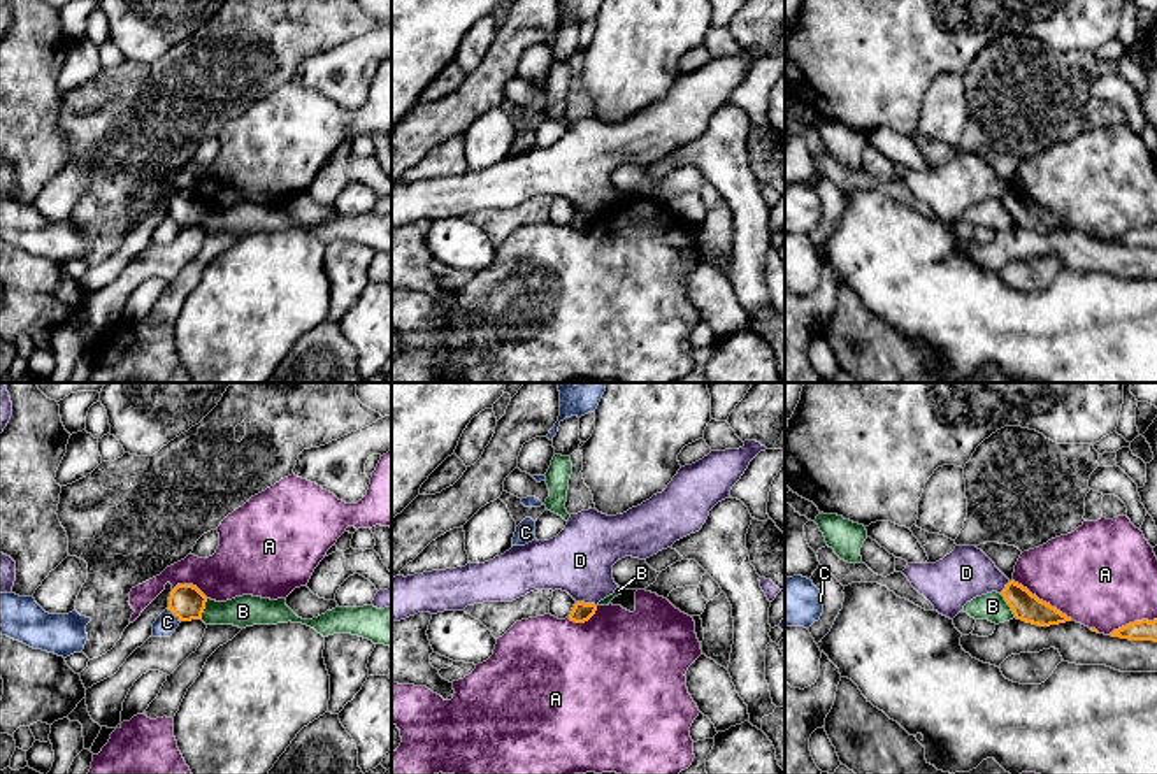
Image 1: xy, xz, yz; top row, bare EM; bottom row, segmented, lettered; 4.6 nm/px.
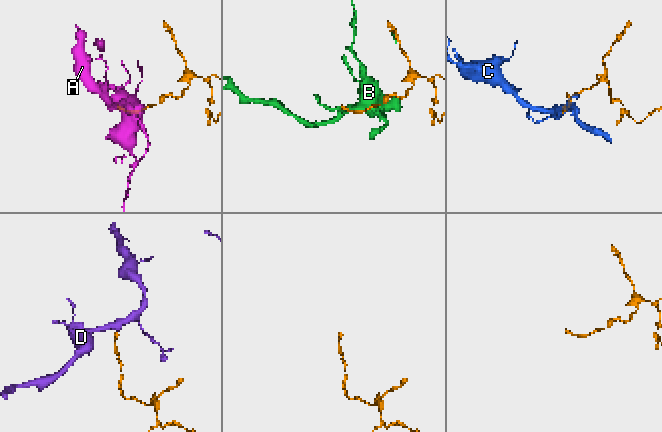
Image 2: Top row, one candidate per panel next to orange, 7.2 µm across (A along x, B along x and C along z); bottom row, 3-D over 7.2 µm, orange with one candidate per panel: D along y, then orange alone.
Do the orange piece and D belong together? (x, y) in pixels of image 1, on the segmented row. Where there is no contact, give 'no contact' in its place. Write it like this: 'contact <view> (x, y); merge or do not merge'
contact xz (587, 604); do not merge

